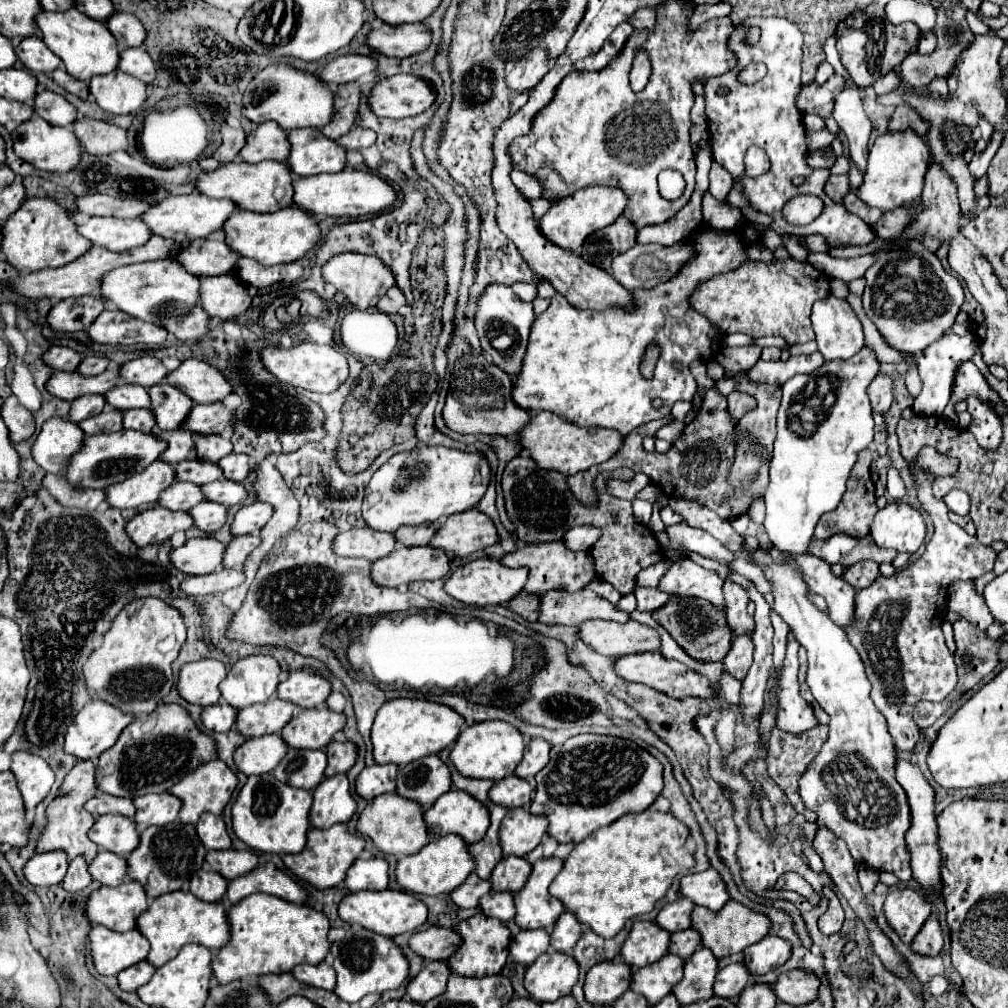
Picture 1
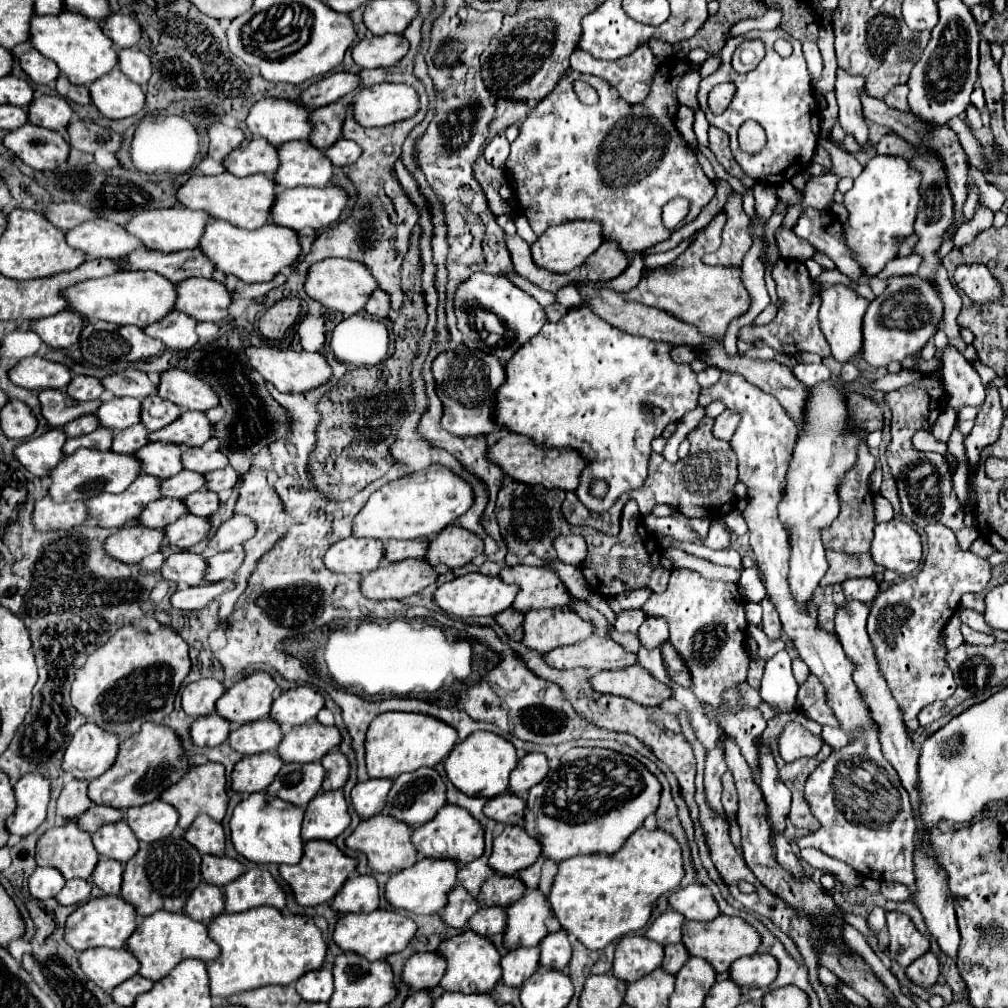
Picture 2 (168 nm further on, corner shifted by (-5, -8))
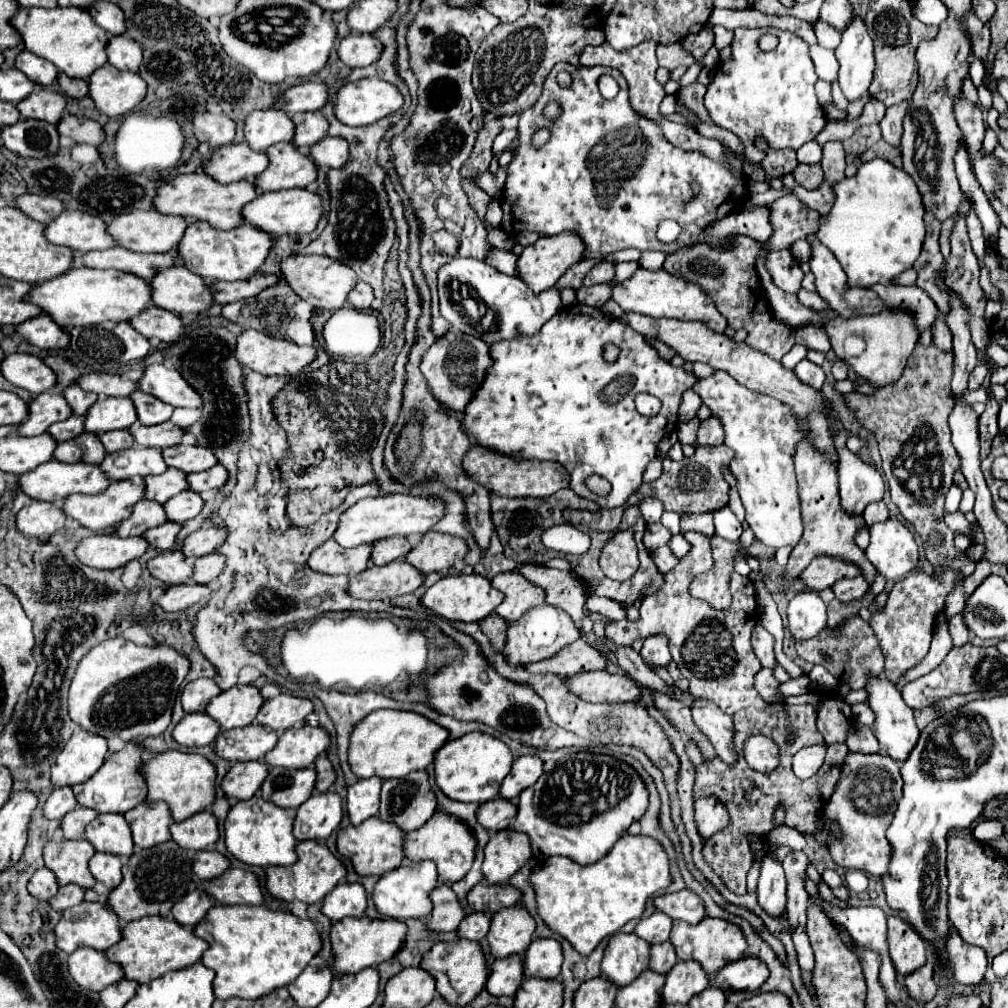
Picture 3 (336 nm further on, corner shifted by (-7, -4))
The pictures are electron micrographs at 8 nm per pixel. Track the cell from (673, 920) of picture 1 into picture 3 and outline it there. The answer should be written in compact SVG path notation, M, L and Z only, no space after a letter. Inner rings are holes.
M652 913L650 917L646 917L646 919L642 919L638 925L636 925L636 929L634 929L634 933L640 937L640 939L644 939L644 941L648 941L650 945L654 945L654 943L664 943L664 941L668 941L668 935L670 935L670 925L672 925L672 919L670 917L666 917L664 913Z

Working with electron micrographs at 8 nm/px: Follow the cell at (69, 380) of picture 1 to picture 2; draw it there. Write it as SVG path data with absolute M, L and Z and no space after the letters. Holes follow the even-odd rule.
M42 389L38 395L42 403L42 415L52 423L52 427L62 427L68 421L94 413L102 401L74 401L64 389Z

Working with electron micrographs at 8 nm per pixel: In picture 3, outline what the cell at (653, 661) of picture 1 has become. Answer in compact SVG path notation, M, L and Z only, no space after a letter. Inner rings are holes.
M606 671L578 673L566 679L566 687L570 693L588 703L626 703L640 697L634 681Z

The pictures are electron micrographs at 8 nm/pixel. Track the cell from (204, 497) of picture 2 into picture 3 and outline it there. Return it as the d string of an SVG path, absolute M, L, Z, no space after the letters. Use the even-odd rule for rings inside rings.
M182 491L178 495L174 495L170 501L164 503L164 511L166 511L166 517L168 521L174 521L174 523L186 523L188 519L196 517L202 509L204 501L200 499L198 493L194 491Z

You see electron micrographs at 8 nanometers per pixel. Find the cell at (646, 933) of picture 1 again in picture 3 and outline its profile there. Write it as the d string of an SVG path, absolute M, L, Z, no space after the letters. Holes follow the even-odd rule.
M616 933L610 937L602 957L602 975L616 987L624 987L634 981L650 959L650 943L642 941L634 933Z

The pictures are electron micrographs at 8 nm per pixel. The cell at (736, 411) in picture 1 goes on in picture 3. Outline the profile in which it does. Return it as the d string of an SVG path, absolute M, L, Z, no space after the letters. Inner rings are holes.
M708 417L706 421L700 423L700 429L698 429L698 439L696 439L698 445L706 445L706 447L712 447L712 445L722 445L724 443L724 433L722 433L722 423L716 419L716 417Z

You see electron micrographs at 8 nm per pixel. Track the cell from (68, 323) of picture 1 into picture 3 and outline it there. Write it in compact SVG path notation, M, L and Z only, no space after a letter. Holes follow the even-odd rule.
M38 315L20 323L16 333L38 349L62 349L70 343L70 335L60 325L54 325L54 321L50 321L46 315Z

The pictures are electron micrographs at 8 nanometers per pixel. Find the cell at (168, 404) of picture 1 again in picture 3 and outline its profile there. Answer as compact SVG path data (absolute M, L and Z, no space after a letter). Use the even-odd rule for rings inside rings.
M136 391L130 395L134 407L136 407L136 413L138 413L138 421L142 425L158 425L158 423L164 423L172 417L172 407L158 401L156 397L148 395L148 393L142 393L142 391Z

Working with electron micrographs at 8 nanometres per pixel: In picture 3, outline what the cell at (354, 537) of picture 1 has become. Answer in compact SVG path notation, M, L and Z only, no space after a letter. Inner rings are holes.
M328 539L316 547L308 557L308 567L324 575L358 575L370 567L372 545L342 549L336 541Z

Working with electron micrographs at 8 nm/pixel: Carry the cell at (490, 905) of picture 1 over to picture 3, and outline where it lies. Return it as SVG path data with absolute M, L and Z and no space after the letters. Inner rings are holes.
M470 913L458 925L458 935L468 941L480 941L486 937L488 929L490 929L490 917L486 917L484 913Z

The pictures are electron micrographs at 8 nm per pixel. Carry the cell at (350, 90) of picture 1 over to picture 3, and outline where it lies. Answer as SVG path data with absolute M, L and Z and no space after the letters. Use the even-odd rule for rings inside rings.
M294 113L292 123L296 127L292 143L298 151L308 151L314 143L318 143L322 137L326 137L326 119L322 113Z

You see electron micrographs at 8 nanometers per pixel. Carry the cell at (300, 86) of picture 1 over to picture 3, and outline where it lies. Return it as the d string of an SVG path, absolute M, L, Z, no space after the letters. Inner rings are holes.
M262 109L254 111L244 121L244 141L254 151L266 151L270 145L280 141L292 141L294 125L290 125L290 117L286 113L278 113L278 109Z

